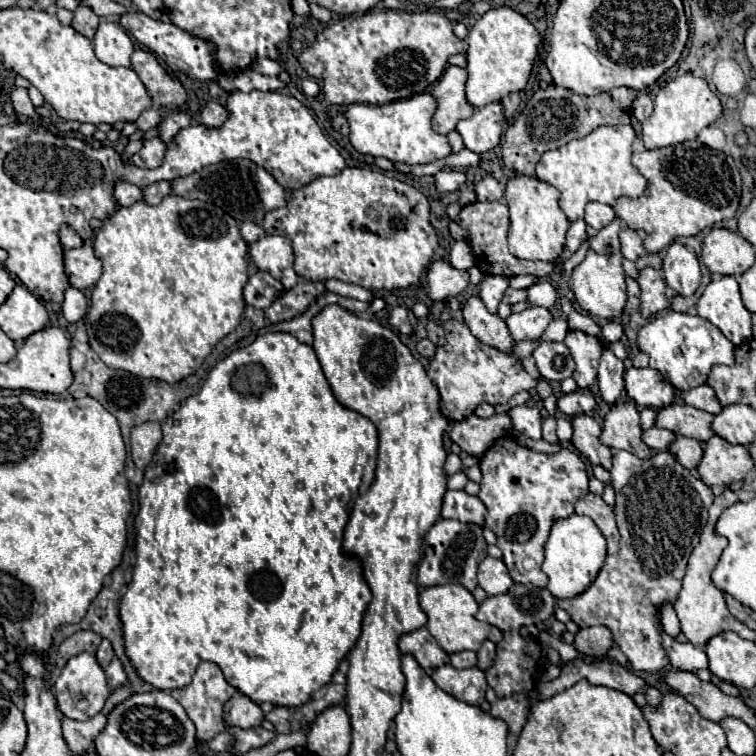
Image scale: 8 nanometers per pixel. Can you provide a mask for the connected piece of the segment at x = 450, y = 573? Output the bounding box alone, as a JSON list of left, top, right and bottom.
[418,518,488,592]

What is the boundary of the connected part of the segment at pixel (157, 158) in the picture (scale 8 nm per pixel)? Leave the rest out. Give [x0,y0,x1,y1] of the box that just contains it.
[130,136,166,168]

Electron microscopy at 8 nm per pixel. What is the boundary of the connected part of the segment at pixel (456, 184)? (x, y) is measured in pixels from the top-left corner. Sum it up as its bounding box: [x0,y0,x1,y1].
[434,170,466,192]

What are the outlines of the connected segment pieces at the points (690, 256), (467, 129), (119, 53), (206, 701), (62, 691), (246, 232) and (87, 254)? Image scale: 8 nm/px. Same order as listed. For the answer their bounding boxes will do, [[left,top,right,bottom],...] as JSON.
[[662,242,702,296],[456,102,504,154],[94,20,134,66],[170,662,236,740],[54,652,110,720],[240,222,266,242],[64,242,102,290]]

